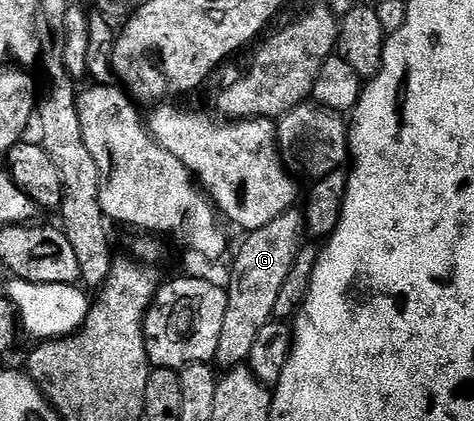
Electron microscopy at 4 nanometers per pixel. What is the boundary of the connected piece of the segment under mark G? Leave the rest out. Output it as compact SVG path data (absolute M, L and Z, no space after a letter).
M296 208L262 226L260 230L249 233L241 244L232 264L230 284L227 283L226 308L223 329L217 342L217 354L214 362L229 370L239 367L249 359L252 342L256 340L259 330L273 319L277 295L284 280L291 272L300 250L299 236L304 230L303 213Z

